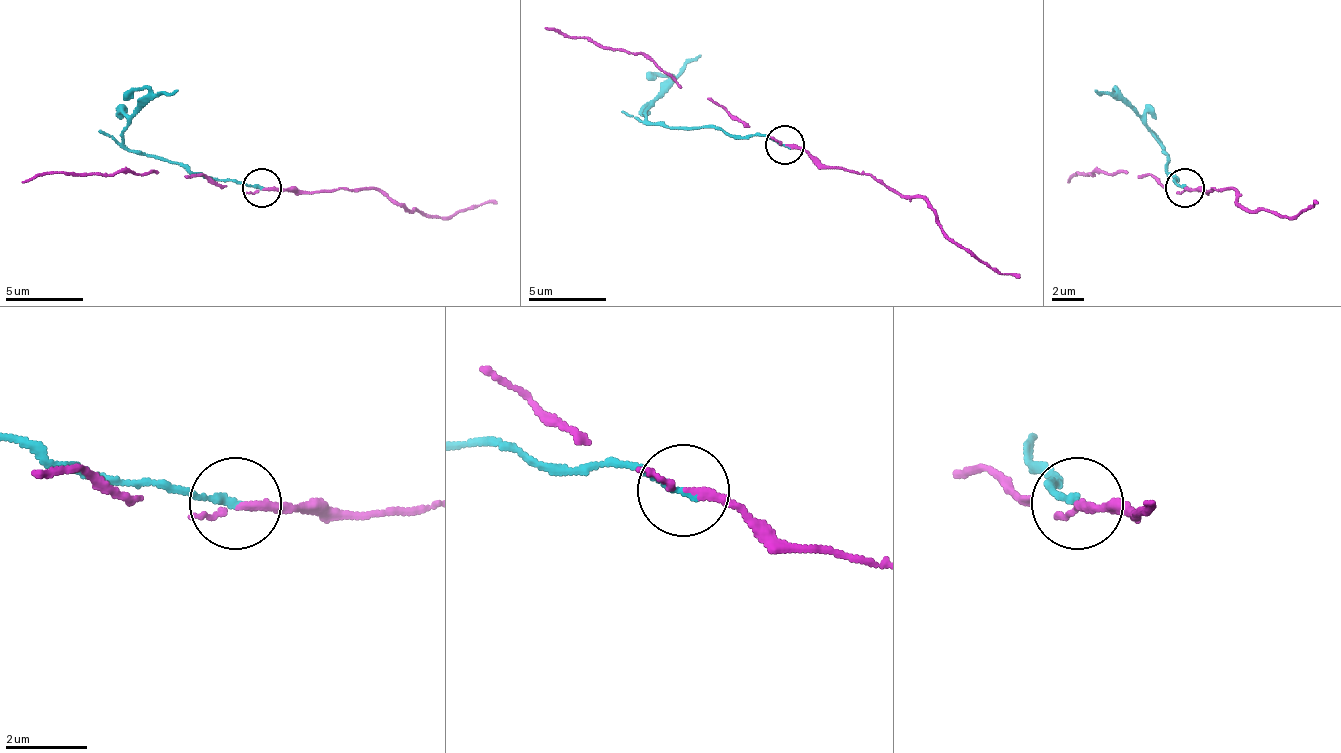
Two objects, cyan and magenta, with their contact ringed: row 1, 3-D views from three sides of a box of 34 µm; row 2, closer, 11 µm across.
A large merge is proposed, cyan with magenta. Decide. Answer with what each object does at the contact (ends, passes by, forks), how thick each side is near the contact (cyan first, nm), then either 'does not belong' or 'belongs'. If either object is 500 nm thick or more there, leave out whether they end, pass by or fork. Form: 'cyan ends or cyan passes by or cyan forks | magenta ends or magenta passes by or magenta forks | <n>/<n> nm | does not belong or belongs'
cyan ends | magenta passes by | 160/150 nm | does not belong

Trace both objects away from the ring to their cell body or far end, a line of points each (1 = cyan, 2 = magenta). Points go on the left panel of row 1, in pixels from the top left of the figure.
1: (261, 189), (238, 181), (202, 177), (191, 169), (136, 153), (124, 142), (124, 126), (152, 99), (179, 91)
2: (261, 189), (300, 193), (374, 189), (398, 200), (409, 212), (433, 216), (480, 204), (495, 204)

